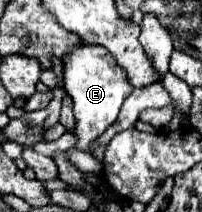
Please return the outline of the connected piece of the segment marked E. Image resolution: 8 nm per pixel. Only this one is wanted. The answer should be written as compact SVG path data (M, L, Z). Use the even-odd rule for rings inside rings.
M81 44L71 54L67 54L67 58L63 58L63 66L65 66L63 72L65 90L75 104L75 122L77 122L73 130L73 136L77 138L75 148L87 152L91 144L117 120L121 104L131 94L133 86L127 82L123 68L111 58L111 54L103 46Z

